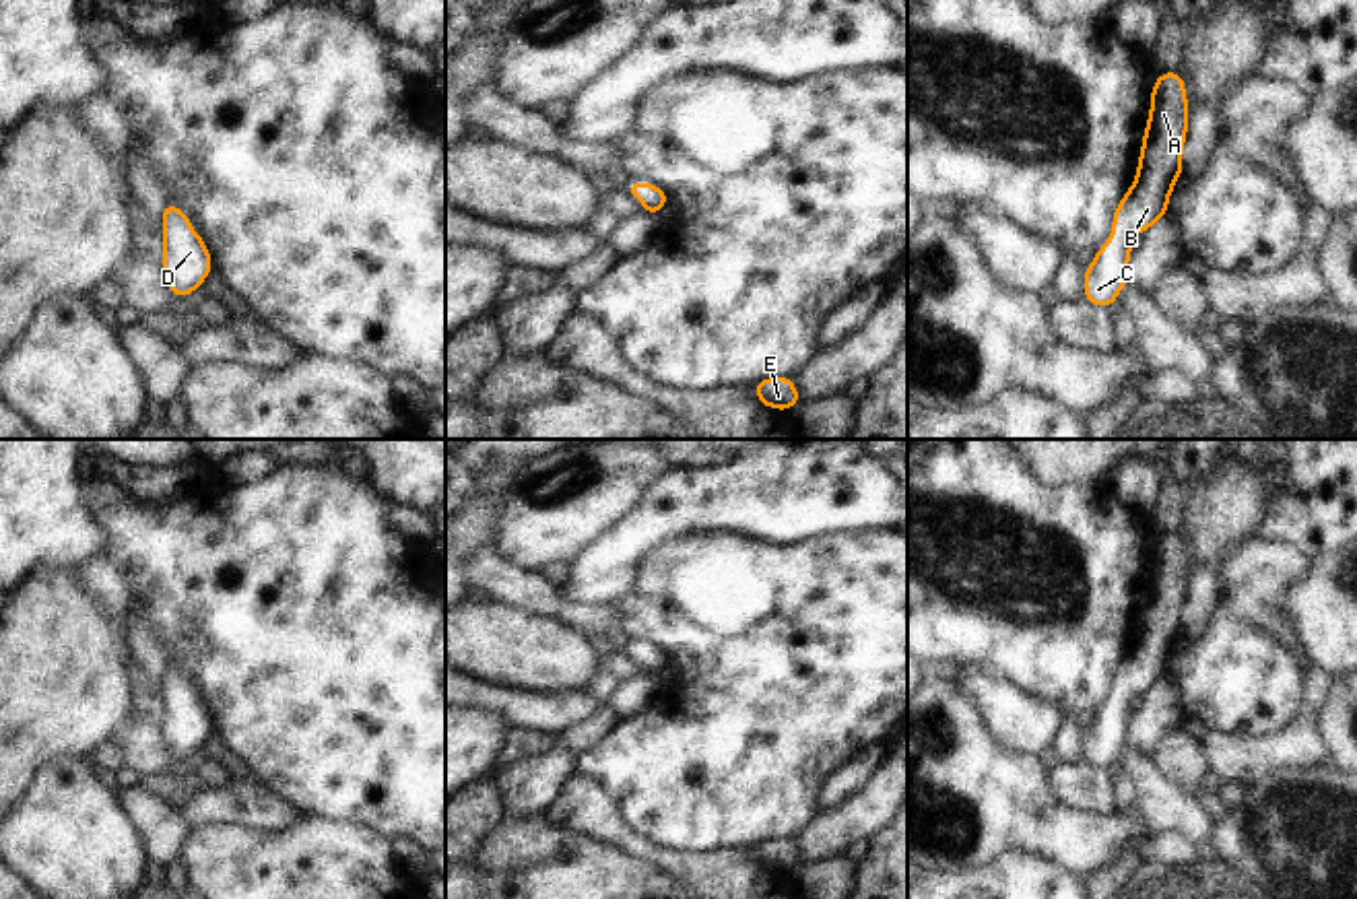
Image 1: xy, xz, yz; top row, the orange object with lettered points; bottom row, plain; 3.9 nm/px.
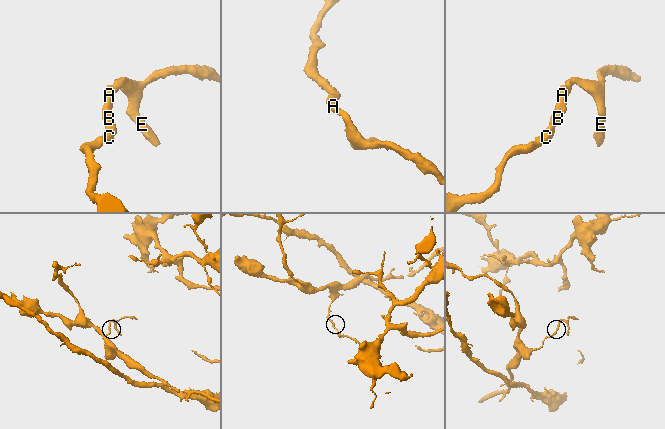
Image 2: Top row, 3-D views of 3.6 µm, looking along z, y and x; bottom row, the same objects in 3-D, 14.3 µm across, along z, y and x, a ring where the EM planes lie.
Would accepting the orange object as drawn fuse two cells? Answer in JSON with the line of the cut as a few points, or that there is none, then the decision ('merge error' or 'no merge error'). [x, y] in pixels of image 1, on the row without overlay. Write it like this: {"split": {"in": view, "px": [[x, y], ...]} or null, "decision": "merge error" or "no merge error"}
{"split": null, "decision": "no merge error"}

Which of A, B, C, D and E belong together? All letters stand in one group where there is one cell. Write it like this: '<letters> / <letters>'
A B C D E

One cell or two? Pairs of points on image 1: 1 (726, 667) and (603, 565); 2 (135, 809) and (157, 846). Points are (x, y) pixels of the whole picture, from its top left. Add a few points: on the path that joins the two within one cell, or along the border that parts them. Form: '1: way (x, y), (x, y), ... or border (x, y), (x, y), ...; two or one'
1: border (656, 545), (642, 559), (627, 592), (605, 605); two
2: way (143, 817), (157, 831), (157, 838); one

